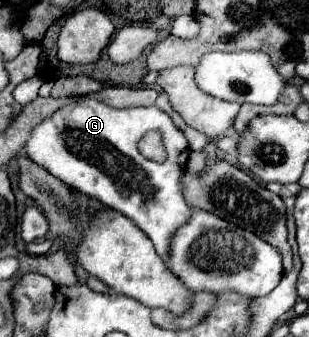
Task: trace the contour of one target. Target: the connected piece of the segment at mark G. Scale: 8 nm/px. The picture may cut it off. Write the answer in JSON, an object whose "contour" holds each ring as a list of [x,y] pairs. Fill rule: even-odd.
{"contour":[[[81,97],[43,119],[31,131],[31,137],[19,155],[45,167],[69,187],[133,219],[153,241],[157,255],[163,261],[169,261],[171,237],[177,227],[183,227],[189,221],[191,209],[183,201],[179,183],[189,149],[183,133],[173,125],[167,113],[157,107],[113,109],[91,97]],[[151,129],[157,129],[165,137],[165,163],[149,161],[137,149],[137,141]]]}

